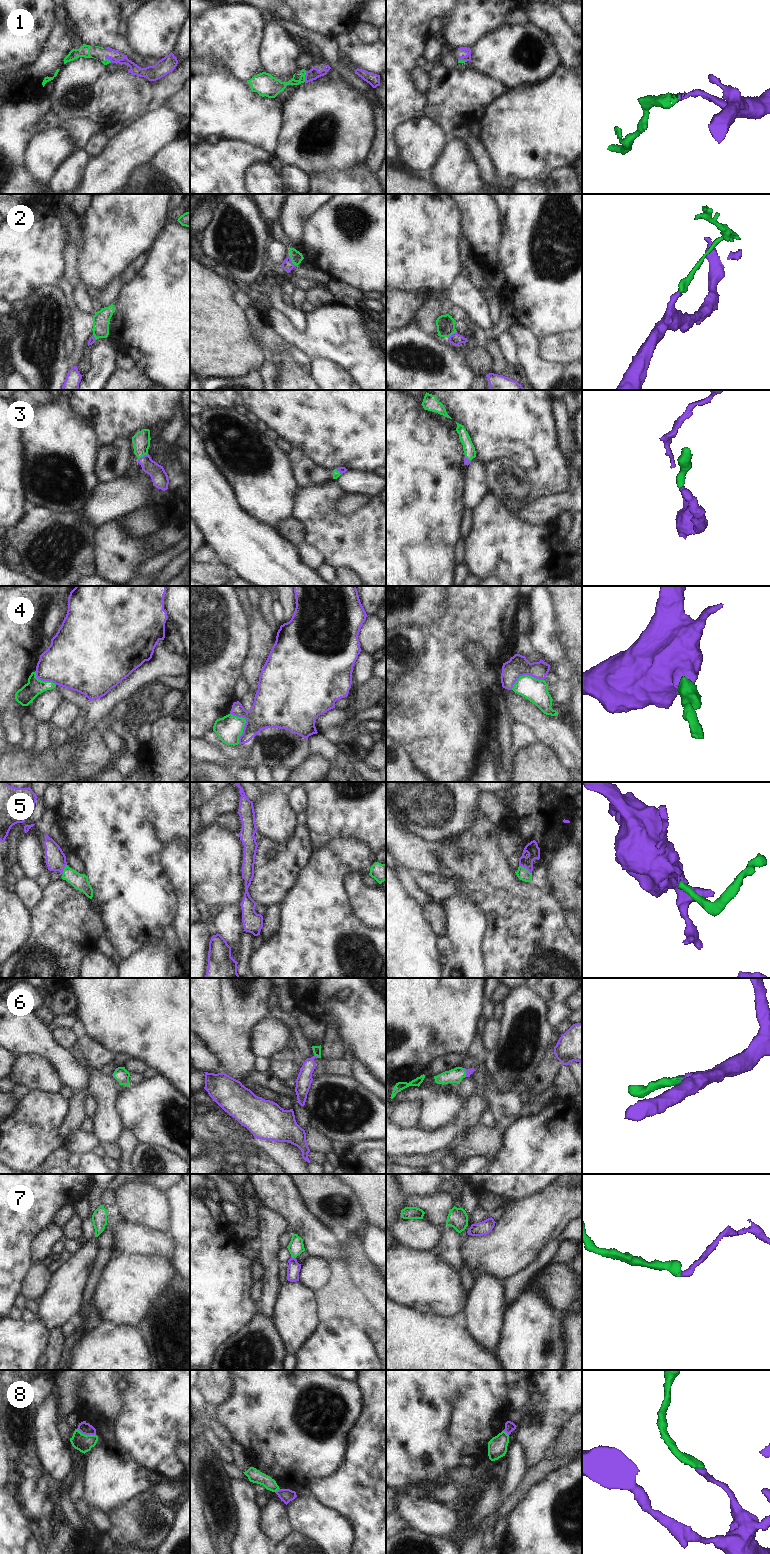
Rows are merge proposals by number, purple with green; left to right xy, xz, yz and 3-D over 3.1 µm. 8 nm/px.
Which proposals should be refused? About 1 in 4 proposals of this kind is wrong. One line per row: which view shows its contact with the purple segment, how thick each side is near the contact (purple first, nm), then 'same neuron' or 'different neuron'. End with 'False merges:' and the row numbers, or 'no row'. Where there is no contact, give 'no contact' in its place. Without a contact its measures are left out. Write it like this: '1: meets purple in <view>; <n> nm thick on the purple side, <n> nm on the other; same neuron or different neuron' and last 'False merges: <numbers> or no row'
1: meets purple in xz; 90 nm thick on the purple side, 110 nm on the other; same neuron
2: meets purple in xz; 90 nm thick on the purple side, 100 nm on the other; same neuron
3: meets purple in xy; 130 nm thick on the purple side, 140 nm on the other; same neuron
4: meets purple in xz; 300 nm thick on the purple side, 200 nm on the other; different neuron
5: meets purple in yz; 100 nm thick on the purple side, 100 nm on the other; same neuron
6: meets purple in yz; 50 nm thick on the purple side, 120 nm on the other; same neuron
7: meets purple in xz; 100 nm thick on the purple side, 120 nm on the other; same neuron
8: meets purple in xy; 100 nm thick on the purple side, 140 nm on the other; different neuron
False merges: 4, 8

